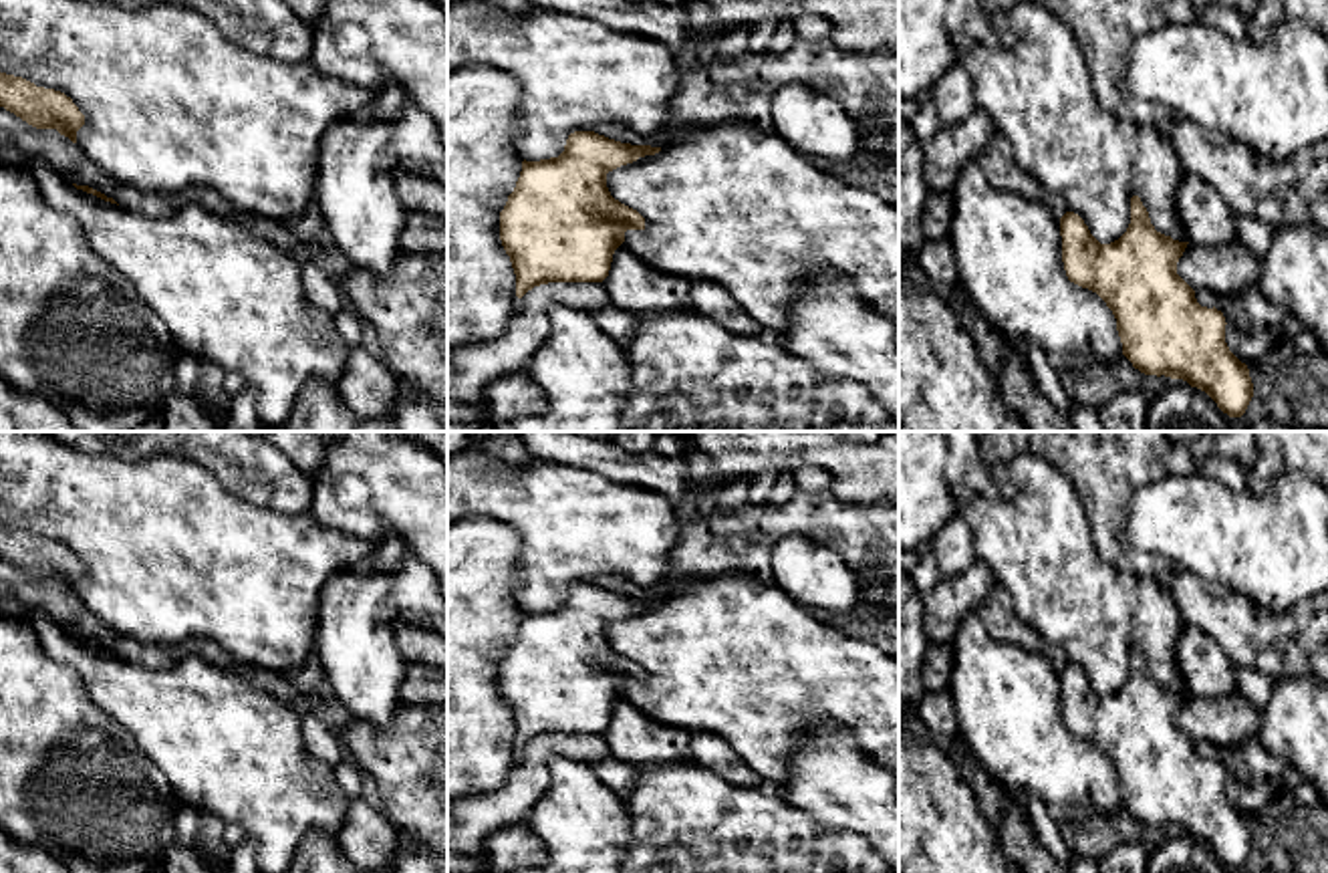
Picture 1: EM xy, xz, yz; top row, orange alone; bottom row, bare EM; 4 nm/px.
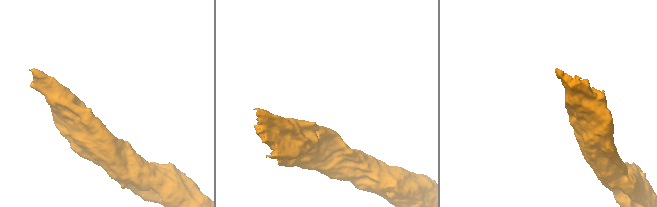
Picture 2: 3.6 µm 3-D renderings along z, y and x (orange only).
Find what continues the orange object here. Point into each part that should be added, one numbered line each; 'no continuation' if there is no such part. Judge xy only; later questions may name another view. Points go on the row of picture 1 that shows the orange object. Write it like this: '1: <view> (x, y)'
no continuation

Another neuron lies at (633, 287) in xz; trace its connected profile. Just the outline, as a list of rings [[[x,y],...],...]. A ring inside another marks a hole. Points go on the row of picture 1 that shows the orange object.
[[[625,244],[615,250],[603,286],[611,306],[635,317],[643,313],[691,310],[691,282],[647,266]]]

